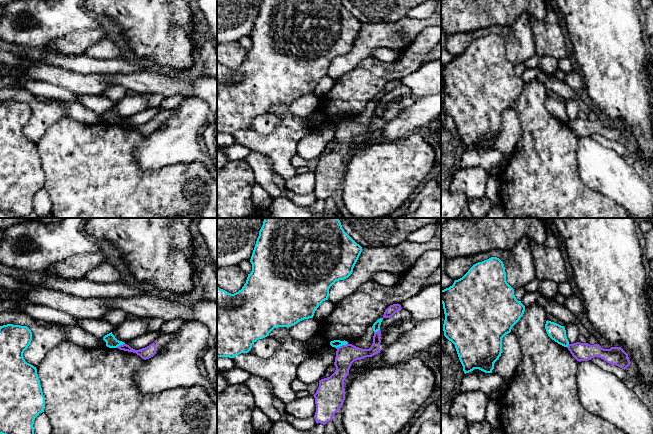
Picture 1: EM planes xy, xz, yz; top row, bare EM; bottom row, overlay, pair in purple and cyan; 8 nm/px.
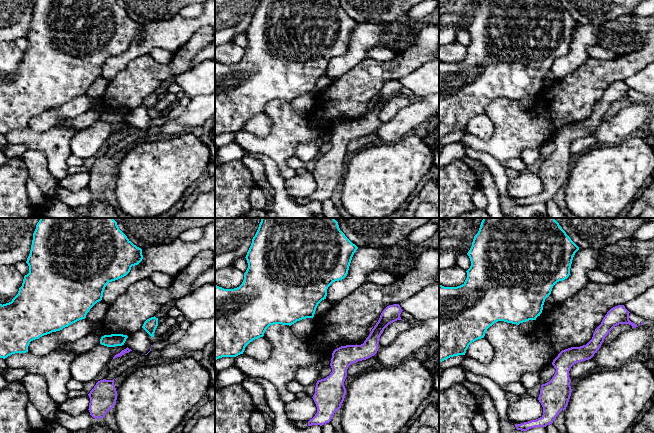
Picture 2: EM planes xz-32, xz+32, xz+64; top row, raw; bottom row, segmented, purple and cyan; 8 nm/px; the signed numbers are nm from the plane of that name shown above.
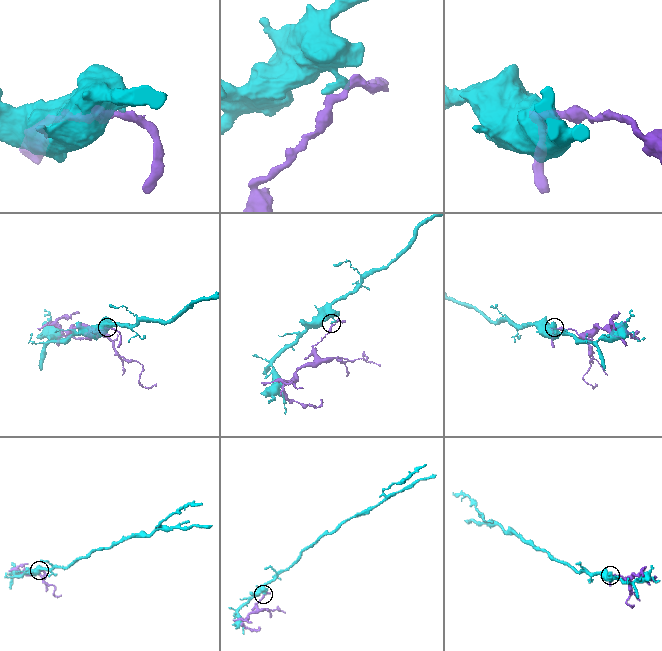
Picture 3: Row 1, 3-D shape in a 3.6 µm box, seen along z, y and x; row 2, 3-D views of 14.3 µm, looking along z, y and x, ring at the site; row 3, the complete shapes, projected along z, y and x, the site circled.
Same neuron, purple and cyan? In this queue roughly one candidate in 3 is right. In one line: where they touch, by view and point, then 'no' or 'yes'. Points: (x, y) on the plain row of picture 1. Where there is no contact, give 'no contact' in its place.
xz (341, 122) | no

